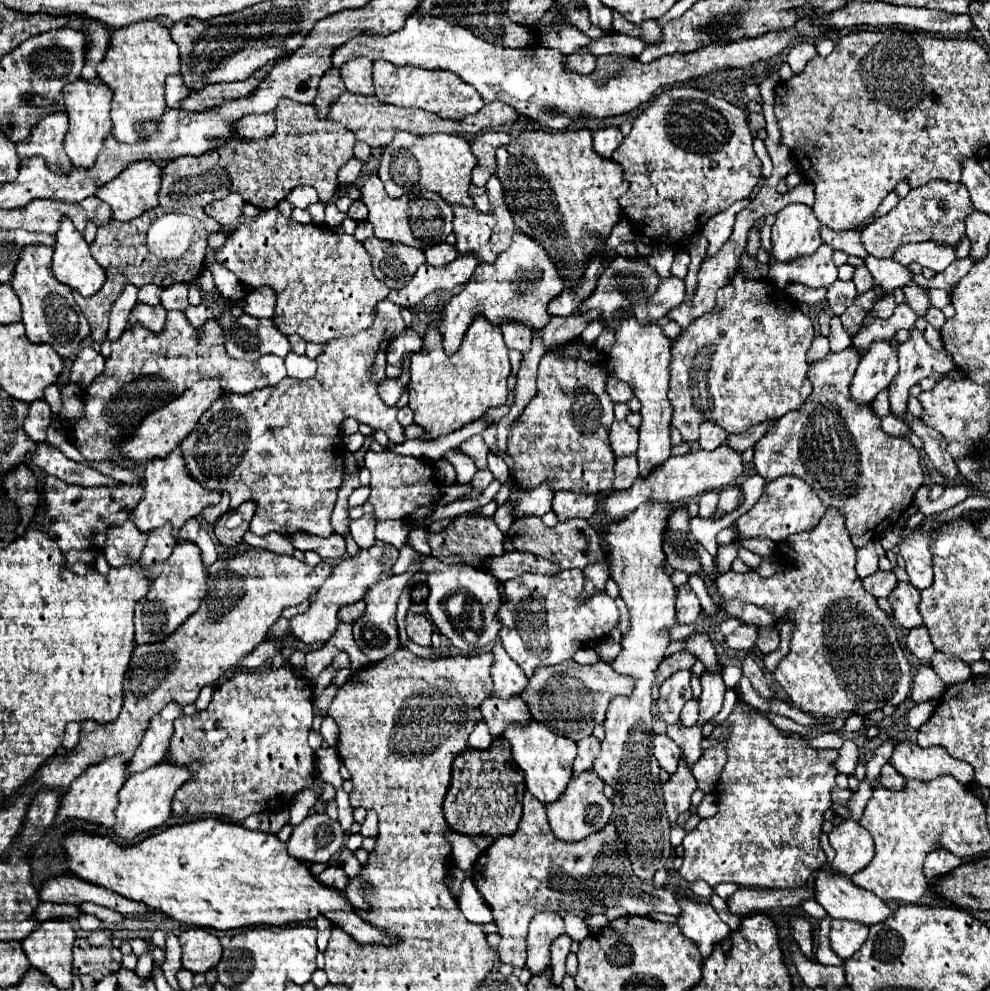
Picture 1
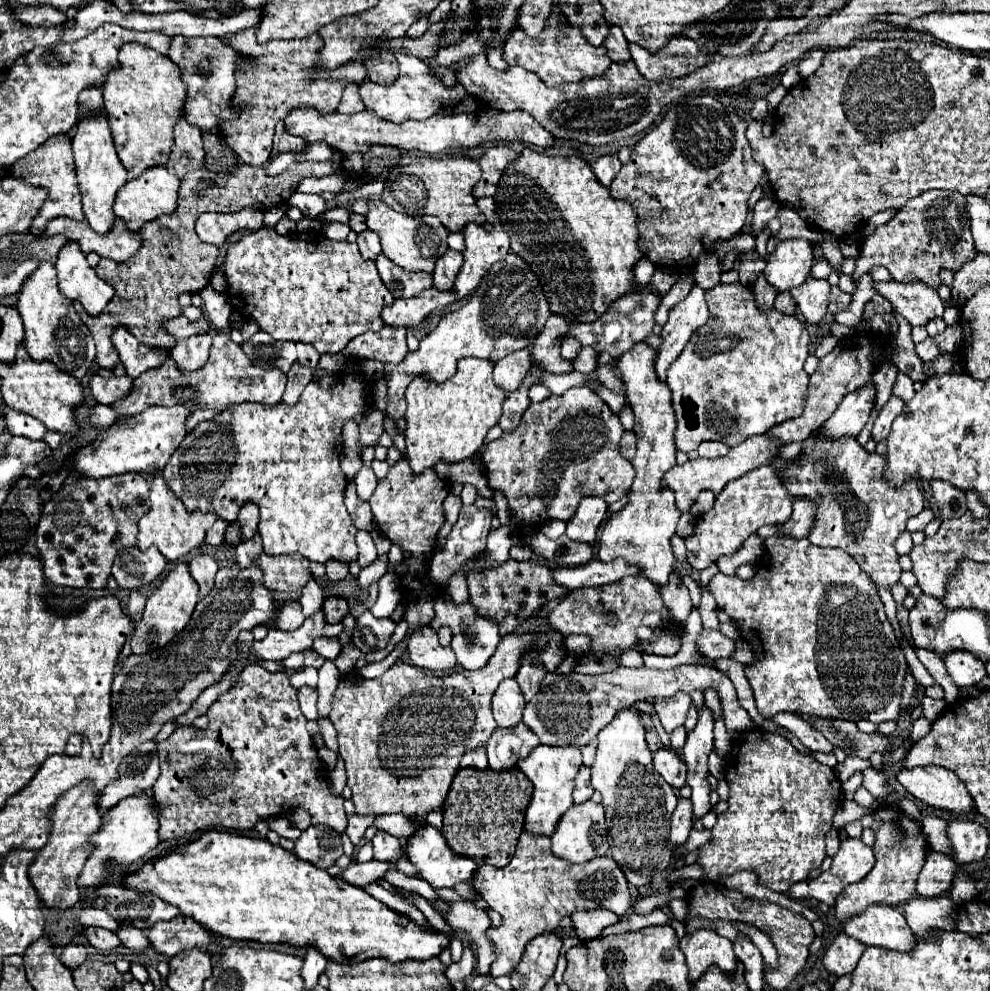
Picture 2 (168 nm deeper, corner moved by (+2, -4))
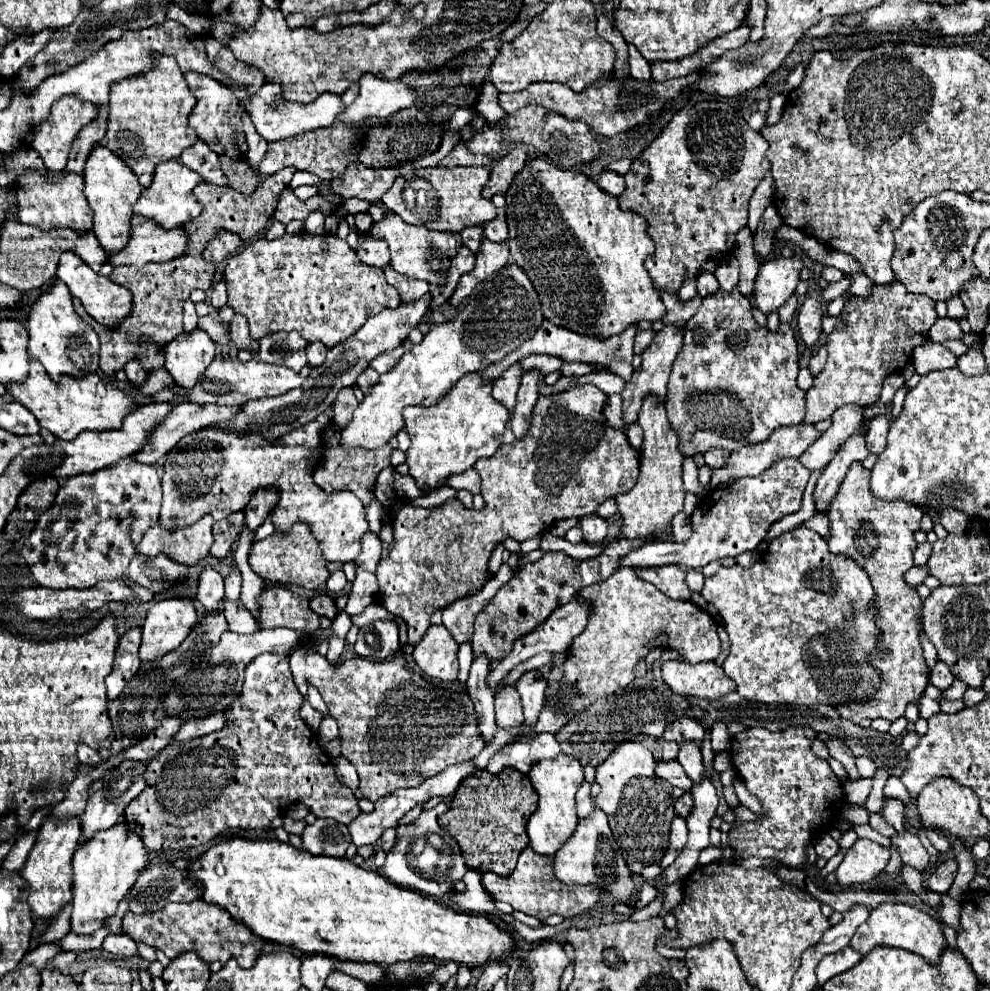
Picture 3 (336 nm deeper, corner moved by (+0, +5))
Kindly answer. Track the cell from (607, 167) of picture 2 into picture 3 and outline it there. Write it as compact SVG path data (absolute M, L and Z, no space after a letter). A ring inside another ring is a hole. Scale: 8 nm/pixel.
M604 169L598 177L598 185L600 189L604 189L606 193L618 197L622 191L624 191L624 177L616 171L610 171L610 169Z

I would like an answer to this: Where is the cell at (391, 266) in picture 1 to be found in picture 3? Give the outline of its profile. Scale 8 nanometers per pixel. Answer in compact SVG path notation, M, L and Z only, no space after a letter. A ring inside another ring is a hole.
M388 265L384 269L384 275L386 275L386 281L398 289L402 301L414 301L414 299L420 299L424 293L428 293L428 283L426 281L420 281L420 279L412 279L412 277L404 277L402 273L396 273L392 269L392 265Z

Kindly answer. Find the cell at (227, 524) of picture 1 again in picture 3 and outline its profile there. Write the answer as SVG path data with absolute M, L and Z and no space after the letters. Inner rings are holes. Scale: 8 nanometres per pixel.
M258 489L244 507L244 527L248 527L250 531L258 529L274 505L276 505L276 489L266 491Z

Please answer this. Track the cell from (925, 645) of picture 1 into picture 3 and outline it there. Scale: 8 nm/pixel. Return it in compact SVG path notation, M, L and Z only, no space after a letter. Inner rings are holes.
M938 659L934 669L932 669L932 673L930 673L930 683L936 685L938 689L946 689L946 687L952 685L952 681L954 681L952 671L948 669L948 665L944 665L944 661Z

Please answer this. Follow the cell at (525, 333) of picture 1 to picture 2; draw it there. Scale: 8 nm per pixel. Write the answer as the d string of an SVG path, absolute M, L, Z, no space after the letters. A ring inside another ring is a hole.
M518 350L508 354L502 362L494 366L494 384L504 392L514 392L520 388L526 372L530 370L530 350Z

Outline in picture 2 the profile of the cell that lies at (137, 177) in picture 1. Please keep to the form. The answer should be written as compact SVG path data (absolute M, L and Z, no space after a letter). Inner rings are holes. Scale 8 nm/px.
M156 166L154 170L146 170L146 174L126 182L122 186L122 192L118 192L118 198L114 202L114 214L130 226L130 230L138 232L144 228L146 222L156 220L162 214L172 214L178 206L178 188L180 188L180 178L174 174L168 174L164 166Z

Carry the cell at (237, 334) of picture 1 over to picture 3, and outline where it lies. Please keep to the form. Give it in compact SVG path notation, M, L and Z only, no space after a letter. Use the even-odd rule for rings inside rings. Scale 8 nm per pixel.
M270 333L268 337L260 339L260 351L258 351L258 361L264 363L274 363L274 365L284 365L290 367L292 371L300 371L306 361L306 341L296 333Z

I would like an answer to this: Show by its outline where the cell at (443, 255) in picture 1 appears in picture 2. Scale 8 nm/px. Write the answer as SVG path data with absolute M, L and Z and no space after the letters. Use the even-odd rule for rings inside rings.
M448 250L442 258L438 258L436 270L434 270L434 288L442 290L442 292L452 290L454 278L460 272L462 264L464 264L464 258L456 250Z

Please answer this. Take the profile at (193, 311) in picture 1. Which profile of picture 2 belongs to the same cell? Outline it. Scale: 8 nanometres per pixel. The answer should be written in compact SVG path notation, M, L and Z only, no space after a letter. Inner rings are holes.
M212 334L190 336L188 340L176 342L176 346L170 350L170 358L176 362L176 368L180 372L194 372L208 362L210 346L212 346Z

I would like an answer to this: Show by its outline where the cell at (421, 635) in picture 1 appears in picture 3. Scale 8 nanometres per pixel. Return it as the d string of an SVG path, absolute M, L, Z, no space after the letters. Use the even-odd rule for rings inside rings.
M430 625L412 657L426 675L440 681L454 681L458 675L458 643L444 625Z

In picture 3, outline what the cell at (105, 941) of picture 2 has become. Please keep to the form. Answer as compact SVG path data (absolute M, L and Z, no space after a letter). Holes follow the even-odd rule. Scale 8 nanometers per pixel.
M124 933L120 935L106 935L104 943L102 943L102 949L114 953L114 955L122 955L122 957L132 957L132 955L138 955L136 951L136 943L130 939L130 937L124 937Z

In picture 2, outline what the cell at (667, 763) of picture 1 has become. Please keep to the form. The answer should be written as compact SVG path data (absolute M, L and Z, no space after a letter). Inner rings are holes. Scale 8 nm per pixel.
M662 748L654 754L654 770L672 788L682 788L686 784L686 764L666 748Z

